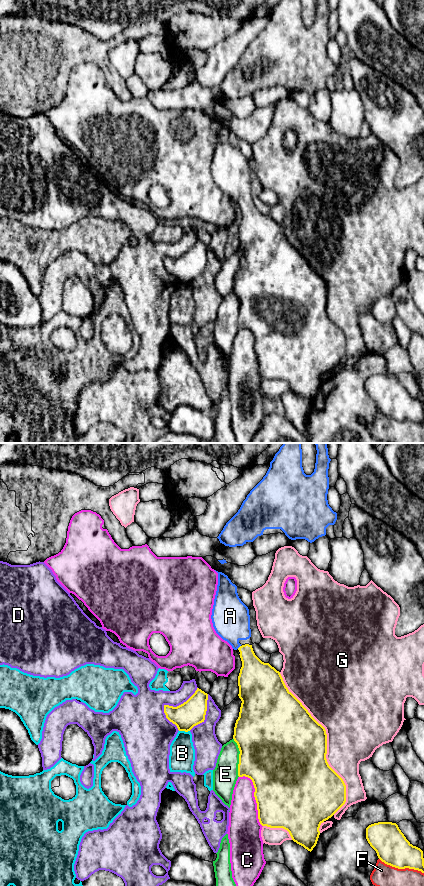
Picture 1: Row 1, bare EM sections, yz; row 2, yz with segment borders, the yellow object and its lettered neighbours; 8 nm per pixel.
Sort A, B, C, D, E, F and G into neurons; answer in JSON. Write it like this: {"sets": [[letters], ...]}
{"sets": [["A"], ["B"], ["C", "E"], ["D"], ["F"], ["G"]]}

